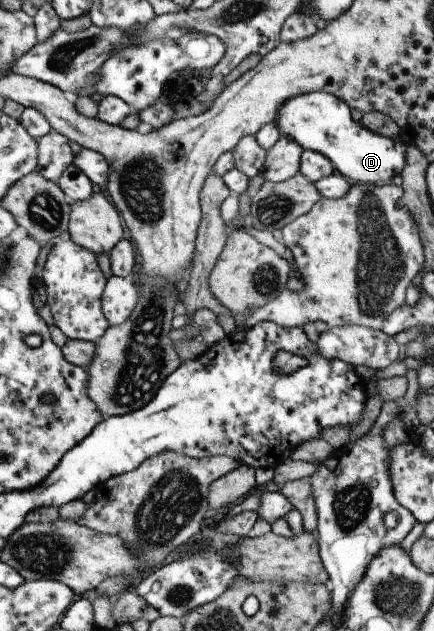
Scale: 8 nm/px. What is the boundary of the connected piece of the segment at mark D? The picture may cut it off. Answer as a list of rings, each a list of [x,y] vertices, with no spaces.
[[[318,91],[288,99],[284,107],[280,107],[275,125],[283,135],[296,141],[302,150],[316,151],[330,159],[335,170],[352,181],[389,183],[404,170],[407,146],[402,140],[383,137],[361,125],[348,103],[344,103],[336,95]]]

